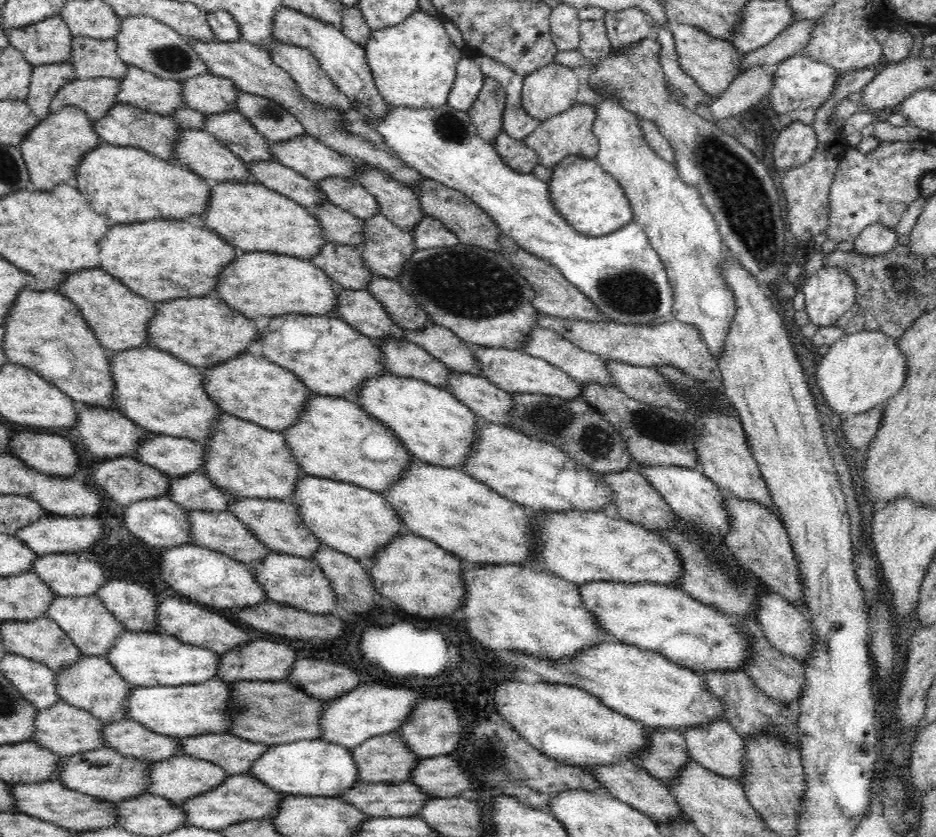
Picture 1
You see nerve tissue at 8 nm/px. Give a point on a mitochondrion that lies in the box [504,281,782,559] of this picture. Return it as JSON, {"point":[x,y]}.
{"point":[594,440]}

